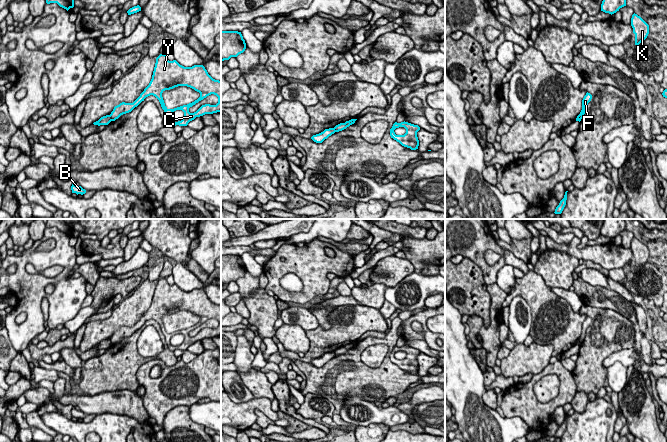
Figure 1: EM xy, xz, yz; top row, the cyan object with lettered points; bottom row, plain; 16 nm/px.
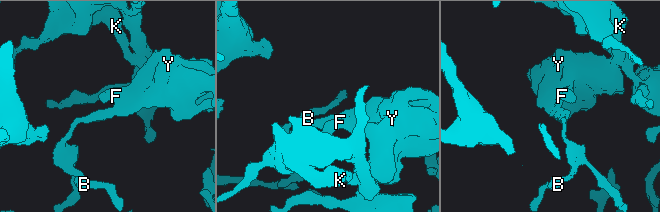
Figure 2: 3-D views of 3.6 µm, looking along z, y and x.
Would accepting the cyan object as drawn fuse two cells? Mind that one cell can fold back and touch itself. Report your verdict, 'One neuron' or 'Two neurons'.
Two neurons

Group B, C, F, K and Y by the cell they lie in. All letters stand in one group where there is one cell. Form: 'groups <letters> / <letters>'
groups B / C F K Y

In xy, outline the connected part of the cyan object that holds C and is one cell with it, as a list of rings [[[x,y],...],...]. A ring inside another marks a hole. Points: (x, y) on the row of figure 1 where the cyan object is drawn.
[[[160,54],[156,58],[156,63],[149,85],[144,89],[140,96],[133,103],[122,102],[115,106],[110,114],[111,121],[115,121],[121,115],[131,112],[144,99],[150,95],[155,96],[165,112],[166,121],[171,127],[187,126],[196,117],[205,114],[221,112],[221,81],[213,79],[203,65],[184,67],[176,60],[169,61],[166,54]],[[178,86],[187,86],[200,93],[200,97],[192,103],[174,109],[165,106],[162,93]],[[214,94],[218,97],[216,105],[202,105],[196,112],[190,113],[189,108],[203,100],[207,96]],[[176,110],[182,110],[184,117],[181,121],[173,122],[171,114]]]

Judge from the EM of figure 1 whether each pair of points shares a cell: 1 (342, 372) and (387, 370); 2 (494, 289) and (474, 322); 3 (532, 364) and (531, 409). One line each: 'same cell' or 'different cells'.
1: same cell
2: same cell
3: different cells

